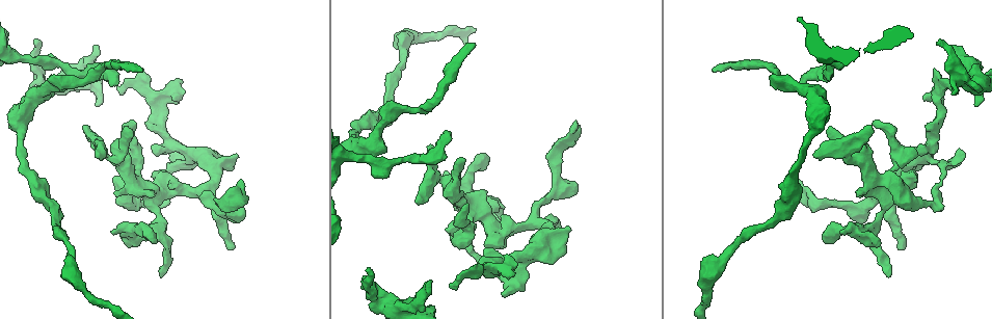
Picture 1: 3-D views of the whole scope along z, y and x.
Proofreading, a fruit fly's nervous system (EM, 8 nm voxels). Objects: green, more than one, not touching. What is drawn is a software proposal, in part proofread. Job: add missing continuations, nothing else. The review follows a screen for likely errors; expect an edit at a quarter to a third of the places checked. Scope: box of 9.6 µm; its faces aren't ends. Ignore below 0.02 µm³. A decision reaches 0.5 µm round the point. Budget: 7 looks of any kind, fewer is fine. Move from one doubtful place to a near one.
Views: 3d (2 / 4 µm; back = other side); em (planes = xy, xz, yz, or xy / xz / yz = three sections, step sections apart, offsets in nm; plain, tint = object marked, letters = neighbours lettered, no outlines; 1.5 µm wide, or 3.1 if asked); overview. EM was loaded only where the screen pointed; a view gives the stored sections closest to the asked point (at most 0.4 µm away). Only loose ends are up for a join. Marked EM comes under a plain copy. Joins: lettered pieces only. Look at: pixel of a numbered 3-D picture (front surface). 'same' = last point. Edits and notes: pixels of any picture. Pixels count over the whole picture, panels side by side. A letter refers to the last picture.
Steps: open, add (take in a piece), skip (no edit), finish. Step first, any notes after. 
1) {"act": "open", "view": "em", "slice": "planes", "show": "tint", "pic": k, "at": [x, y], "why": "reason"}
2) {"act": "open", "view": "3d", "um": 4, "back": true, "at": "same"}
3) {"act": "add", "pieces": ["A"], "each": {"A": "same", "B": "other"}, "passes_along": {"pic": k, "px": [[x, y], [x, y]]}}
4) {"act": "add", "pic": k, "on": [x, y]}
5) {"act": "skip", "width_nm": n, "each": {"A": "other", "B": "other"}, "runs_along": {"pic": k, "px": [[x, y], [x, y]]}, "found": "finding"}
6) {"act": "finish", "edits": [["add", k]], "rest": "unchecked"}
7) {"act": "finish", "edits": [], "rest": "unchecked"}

{"act": "open", "view": "3d", "um": 2, "pic": 1, "at": [431, 282], "why": "an open end"}

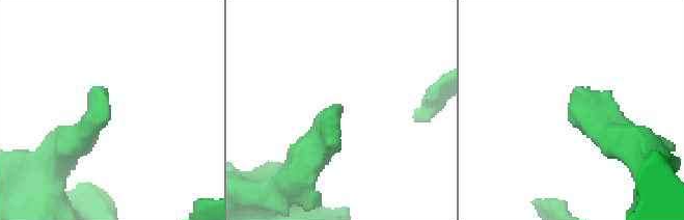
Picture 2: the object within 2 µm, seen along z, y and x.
{"act": "open", "view": "em", "slice": "xy", "step": 8, "show": "tint", "pic": 2, "at": [333, 115], "why": "need the tissue"}

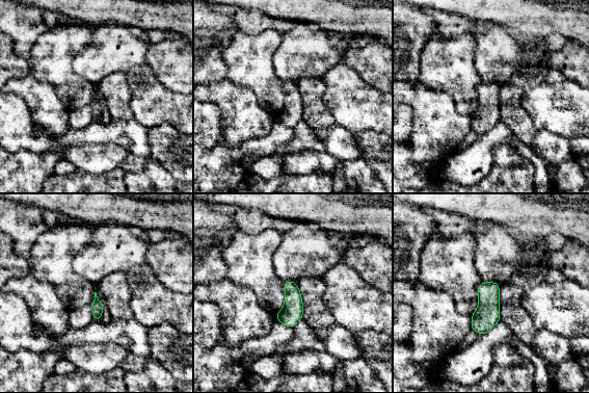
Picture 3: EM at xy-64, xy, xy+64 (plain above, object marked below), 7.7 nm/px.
{"act": "open", "view": "em", "slice": "planes", "show": "letters", "at": "same", "why": "cut it another way"}

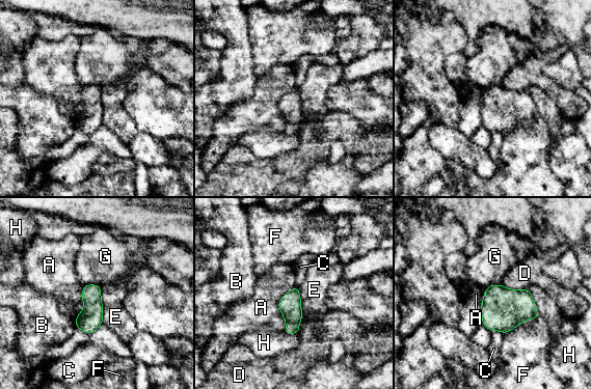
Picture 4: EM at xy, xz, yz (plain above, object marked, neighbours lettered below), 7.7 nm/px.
{"act": "skip", "longest_contact_nm": ["A", 360], "each": {"A": "other", "B": "other", "C": "other", "D": "other", "E": "other", "F": "other", "G": "other", "H": "other"}, "border": {"pic": 4, "px": [[100, 286], [103, 323]]}, "found": "no lettered piece goes on from it"}

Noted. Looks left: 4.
{"act": "open", "view": "em", "slice": "xy", "step": 4, "show": "letters", "pic": 1, "at": [515, 272]}

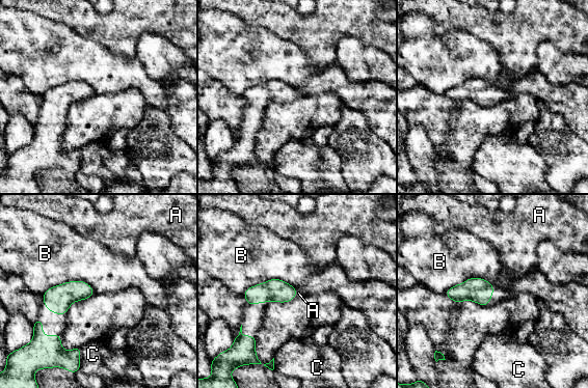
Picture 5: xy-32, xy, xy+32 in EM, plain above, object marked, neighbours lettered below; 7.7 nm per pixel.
{"act": "open", "view": "em", "slice": "planes", "show": "letters", "at": "same"}

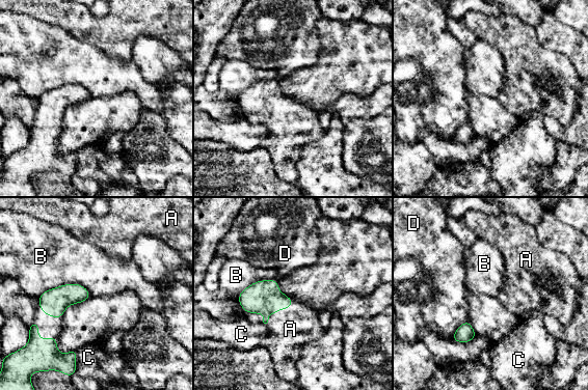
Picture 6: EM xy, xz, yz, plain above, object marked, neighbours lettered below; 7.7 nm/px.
{"act": "add", "pic": 6, "on": [290, 329], "each": {"A": "same", "B": "other", "C": "other", "D": "other"}, "found": "it goes on there"}

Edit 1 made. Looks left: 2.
{"act": "finish", "edits": [["add", 6]], "rest": "unchecked"}

